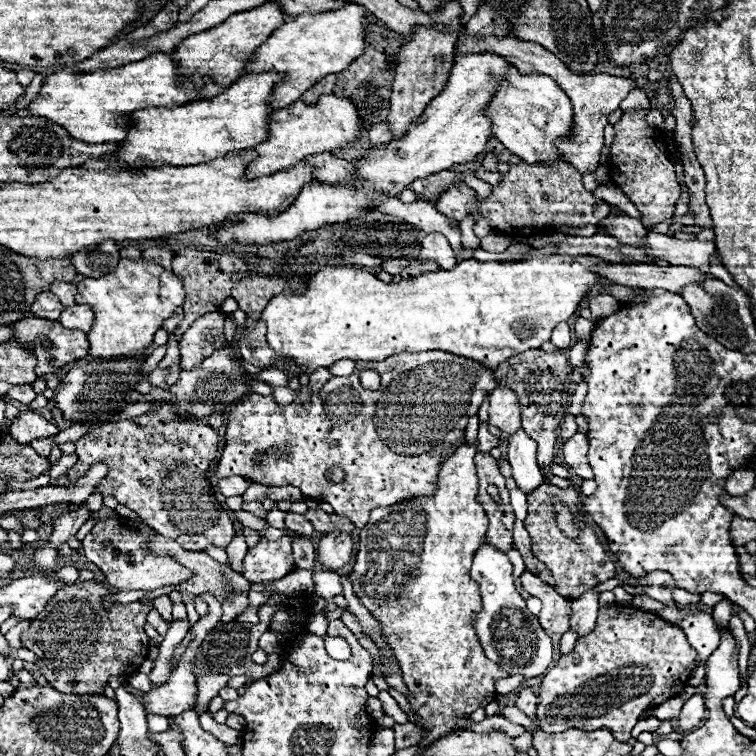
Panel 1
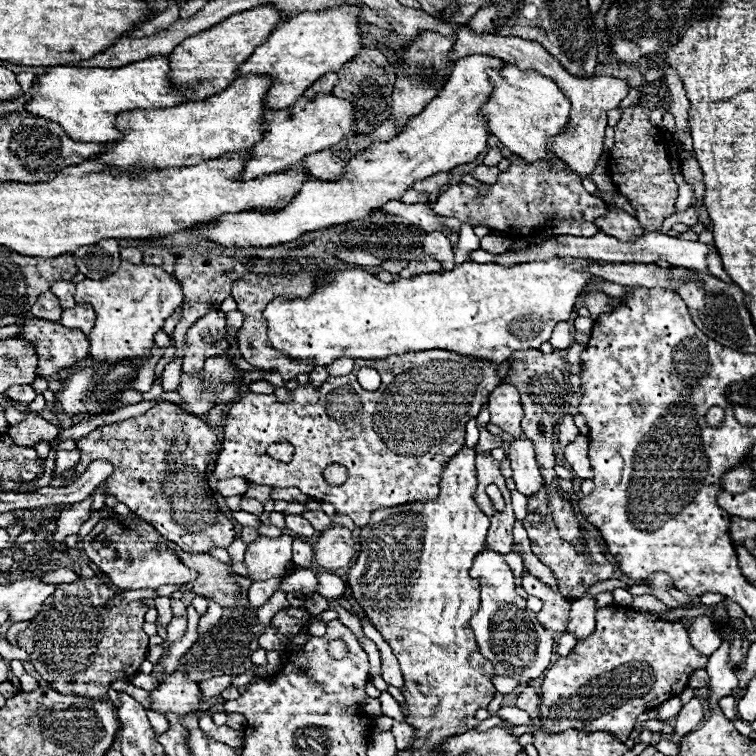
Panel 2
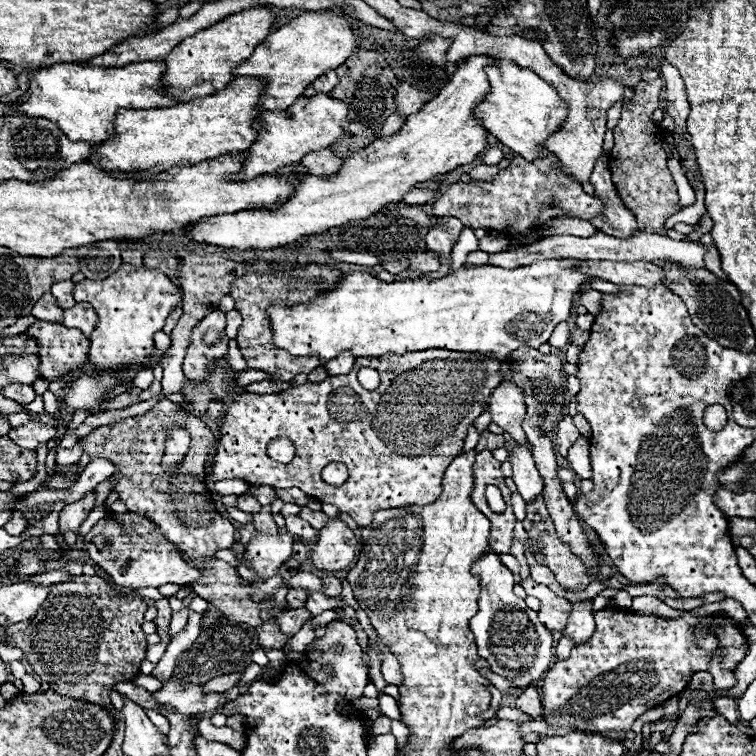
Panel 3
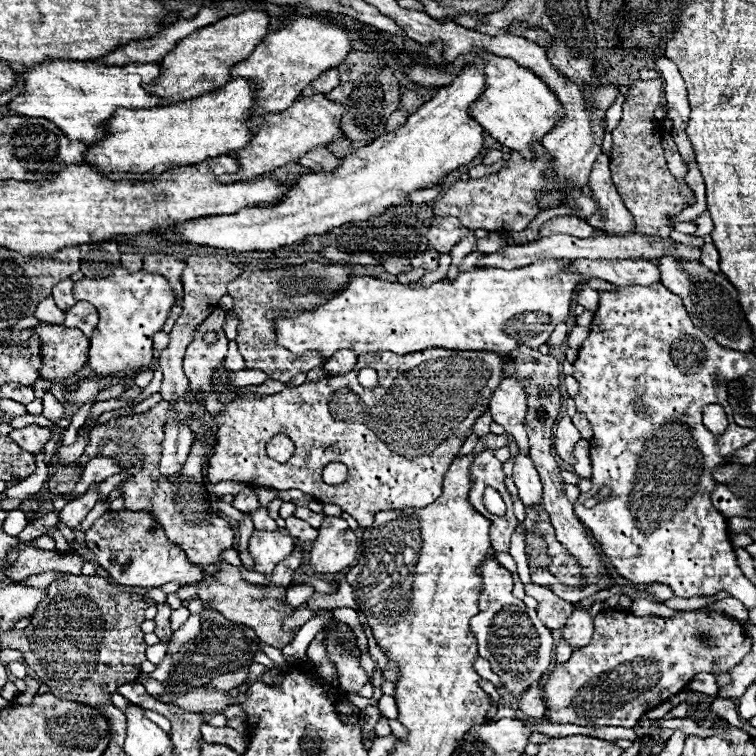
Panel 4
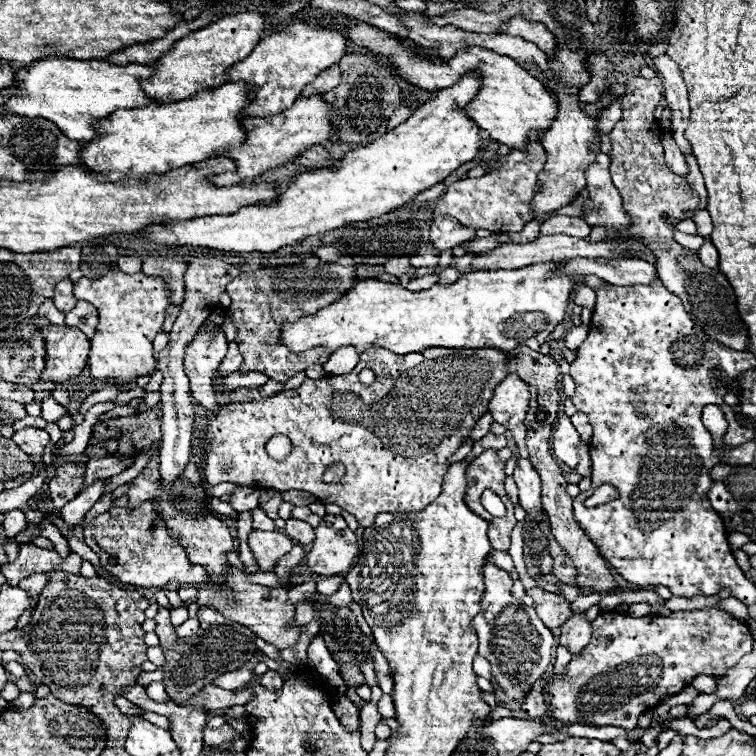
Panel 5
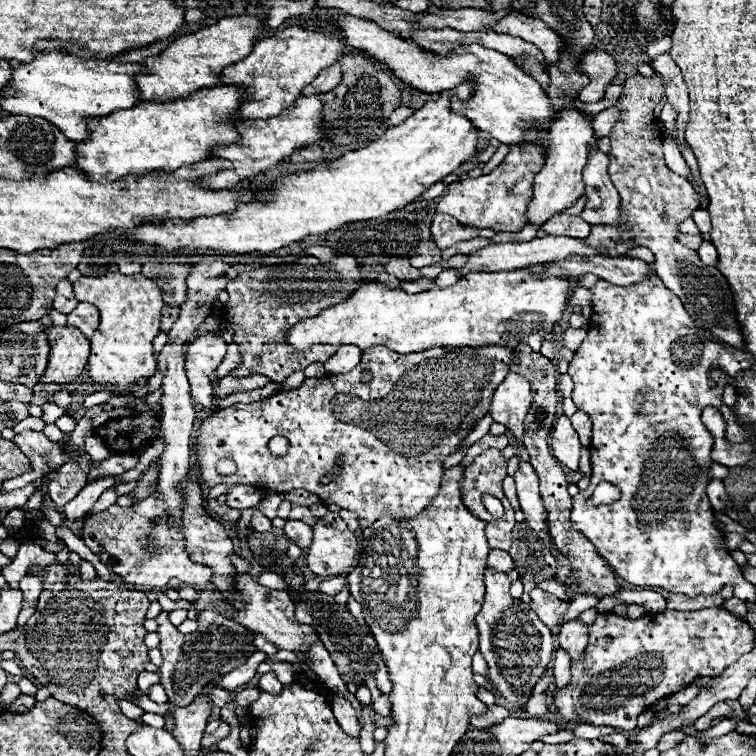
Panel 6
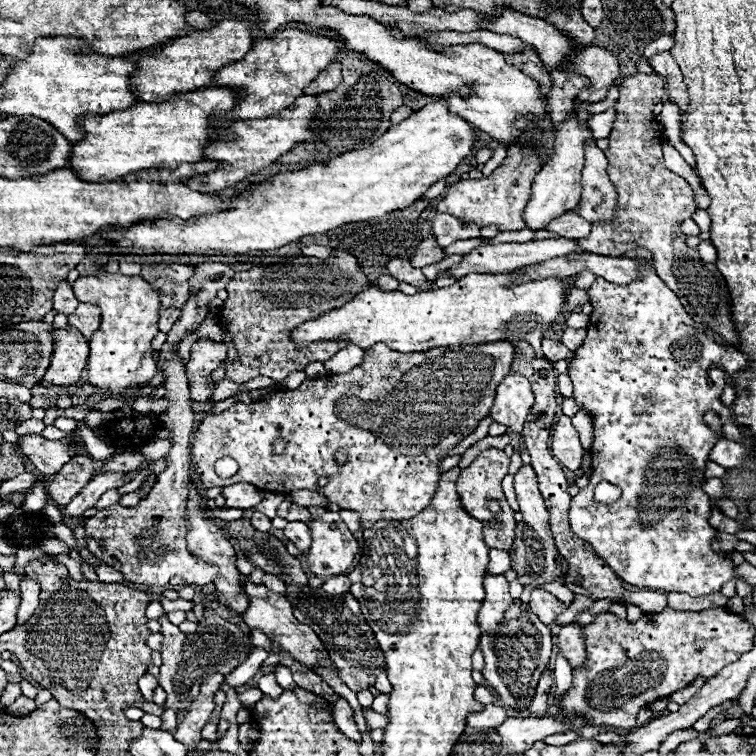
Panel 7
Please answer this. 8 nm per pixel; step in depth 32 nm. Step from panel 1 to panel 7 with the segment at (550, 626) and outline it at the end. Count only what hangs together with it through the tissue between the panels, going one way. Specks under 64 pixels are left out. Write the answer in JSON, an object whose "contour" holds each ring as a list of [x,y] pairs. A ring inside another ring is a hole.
{"contour":[[[534,588],[530,594],[530,608],[534,614],[538,614],[538,618],[544,624],[554,624],[556,618],[566,610],[566,604],[560,602],[554,594],[542,590],[542,588]]]}

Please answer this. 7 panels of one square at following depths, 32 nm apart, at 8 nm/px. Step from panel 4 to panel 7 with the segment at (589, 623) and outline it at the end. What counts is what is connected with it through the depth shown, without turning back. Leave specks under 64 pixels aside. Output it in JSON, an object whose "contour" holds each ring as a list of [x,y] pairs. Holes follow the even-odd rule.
{"contour":[[[564,624],[558,632],[558,648],[568,658],[570,666],[584,664],[586,652],[584,652],[584,626],[582,624]]]}

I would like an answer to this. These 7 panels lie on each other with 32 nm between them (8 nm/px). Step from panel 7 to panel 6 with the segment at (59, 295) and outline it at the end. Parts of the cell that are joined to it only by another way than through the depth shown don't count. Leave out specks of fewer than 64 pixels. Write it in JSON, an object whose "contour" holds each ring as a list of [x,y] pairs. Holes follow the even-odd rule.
{"contour":[[[68,280],[58,282],[56,296],[54,296],[54,308],[62,314],[68,314],[68,312],[72,312],[72,308],[76,308],[76,304],[78,304],[78,300],[74,298],[72,282],[68,282]]]}

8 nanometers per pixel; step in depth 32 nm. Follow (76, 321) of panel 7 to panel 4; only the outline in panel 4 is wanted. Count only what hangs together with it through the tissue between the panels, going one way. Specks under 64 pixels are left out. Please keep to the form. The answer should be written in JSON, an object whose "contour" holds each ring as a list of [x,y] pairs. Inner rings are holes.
{"contour":[[[76,302],[76,306],[72,306],[70,310],[64,312],[66,320],[64,326],[68,328],[80,328],[84,332],[84,336],[92,336],[96,324],[98,324],[98,312],[96,308],[92,308],[92,304],[88,302]]]}

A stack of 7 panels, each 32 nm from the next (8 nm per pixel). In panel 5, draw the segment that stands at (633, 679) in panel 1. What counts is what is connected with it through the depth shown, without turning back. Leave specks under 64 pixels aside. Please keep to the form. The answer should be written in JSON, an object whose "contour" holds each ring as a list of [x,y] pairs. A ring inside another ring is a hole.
{"contour":[[[704,608],[692,612],[672,612],[670,616],[642,616],[634,618],[614,610],[600,612],[592,622],[590,644],[566,666],[566,674],[554,674],[546,684],[550,696],[550,718],[562,724],[586,724],[586,726],[620,726],[626,730],[636,728],[636,720],[646,710],[658,706],[666,696],[678,694],[698,674],[720,676],[744,654],[752,650],[752,634],[748,626],[732,618],[724,610]]]}

